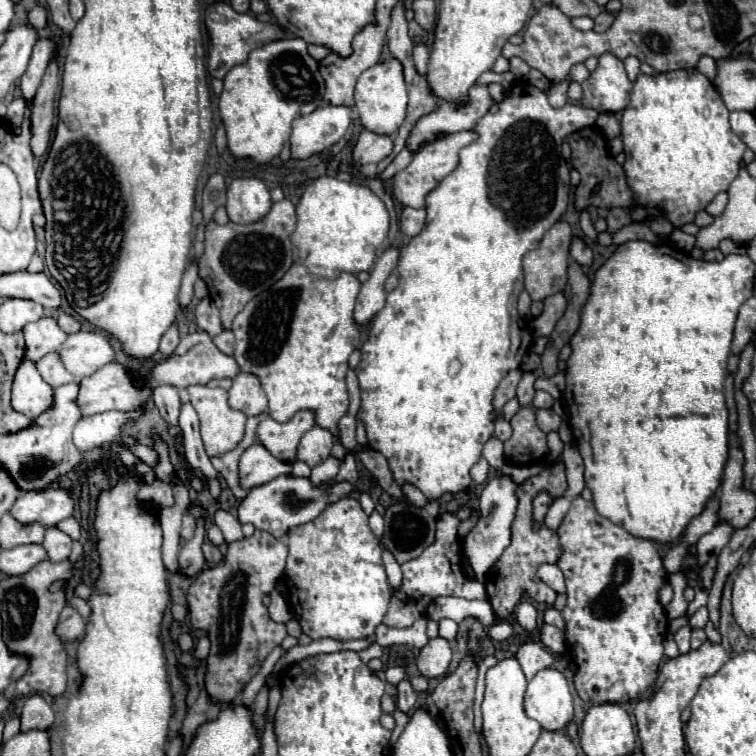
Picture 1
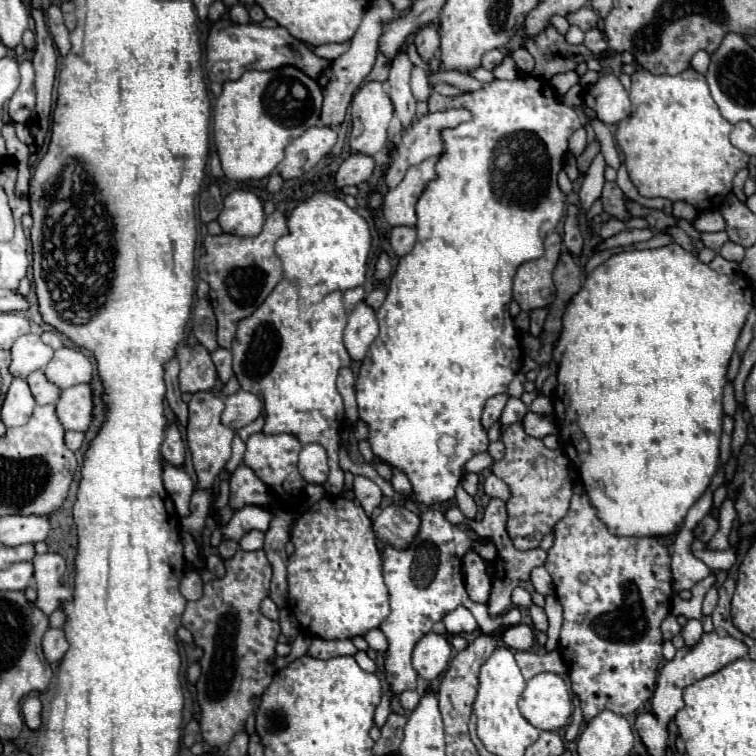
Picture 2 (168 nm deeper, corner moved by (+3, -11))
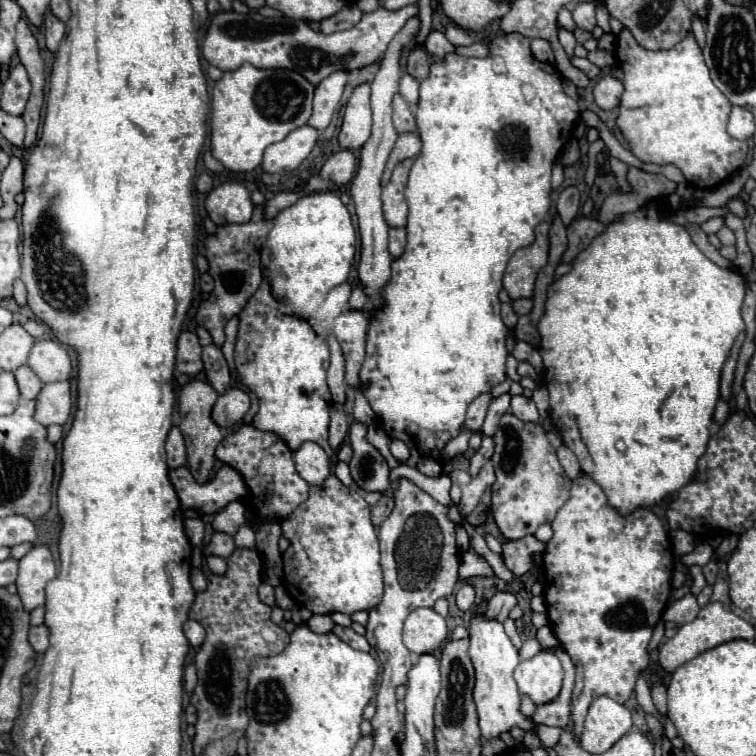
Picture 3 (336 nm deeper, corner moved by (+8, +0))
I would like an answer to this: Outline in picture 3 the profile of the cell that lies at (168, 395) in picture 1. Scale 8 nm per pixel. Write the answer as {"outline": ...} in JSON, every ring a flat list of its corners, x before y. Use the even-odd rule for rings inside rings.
{"outline":[[174,427,168,435,166,441,166,453,168,453,168,467,178,469,186,465,186,447,184,447,184,437,178,427]]}

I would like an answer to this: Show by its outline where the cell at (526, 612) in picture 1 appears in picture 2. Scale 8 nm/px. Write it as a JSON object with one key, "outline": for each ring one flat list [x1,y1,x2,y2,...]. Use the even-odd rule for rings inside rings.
{"outline":[[429,508,425,514,421,514,421,532,417,536,417,544,413,544,409,552,397,552,395,548,389,546,383,552,383,578,385,586,389,588,391,614,379,628,389,640,389,648,385,652,385,674,391,690,397,696,405,690,415,688,417,672,411,666,413,648,427,632,431,632,431,626,439,622,449,610,465,606,475,616,481,632,485,634,495,634,497,630,521,622,521,612,517,608,505,612,503,616,497,618,497,622,493,622,493,618,487,614,487,606,473,602,469,598,461,572,461,558,469,548,477,550,485,560,493,560,497,556,497,550,491,542,483,546,479,540,459,530,459,526,451,524,439,510]]}

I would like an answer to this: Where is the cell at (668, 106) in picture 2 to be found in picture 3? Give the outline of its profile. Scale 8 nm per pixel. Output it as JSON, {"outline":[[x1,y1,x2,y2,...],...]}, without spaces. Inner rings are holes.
{"outline":[[622,29,614,53,624,71,618,129,638,159,658,165,672,163,700,189,714,189,744,165,748,143,726,133,732,105,712,83,702,49,692,33,672,49,648,51,636,43,628,29]]}

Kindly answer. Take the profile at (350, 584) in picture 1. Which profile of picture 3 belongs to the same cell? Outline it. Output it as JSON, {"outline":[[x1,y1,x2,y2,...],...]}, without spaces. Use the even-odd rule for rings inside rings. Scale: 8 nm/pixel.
{"outline":[[330,475,324,485,310,487,310,497,302,505,296,507,292,517,284,521,282,535,290,541,284,557,284,575,290,595,296,603,306,605,314,613,326,611,340,611,340,613,354,613,362,609,372,609,372,605,380,603,382,597,382,567,380,567,380,549,374,525,370,521,370,505,364,501,364,495,356,485,342,485,336,475]]}

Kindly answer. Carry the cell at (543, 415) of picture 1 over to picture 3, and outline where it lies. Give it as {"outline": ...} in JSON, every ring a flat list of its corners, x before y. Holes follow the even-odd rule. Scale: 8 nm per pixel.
{"outline":[[524,395,512,397,510,409,512,409,512,415,520,417,522,421,538,421,538,409,536,409,534,401,532,399,526,399]]}

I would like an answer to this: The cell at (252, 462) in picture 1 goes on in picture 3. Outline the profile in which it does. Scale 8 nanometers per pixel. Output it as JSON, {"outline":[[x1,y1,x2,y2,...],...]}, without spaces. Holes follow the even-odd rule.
{"outline":[[222,465,208,483,196,483,186,467,172,469,170,481,178,493,182,509,194,509,198,515,216,513,230,501,242,501,248,495,240,473,236,473,230,465]]}

